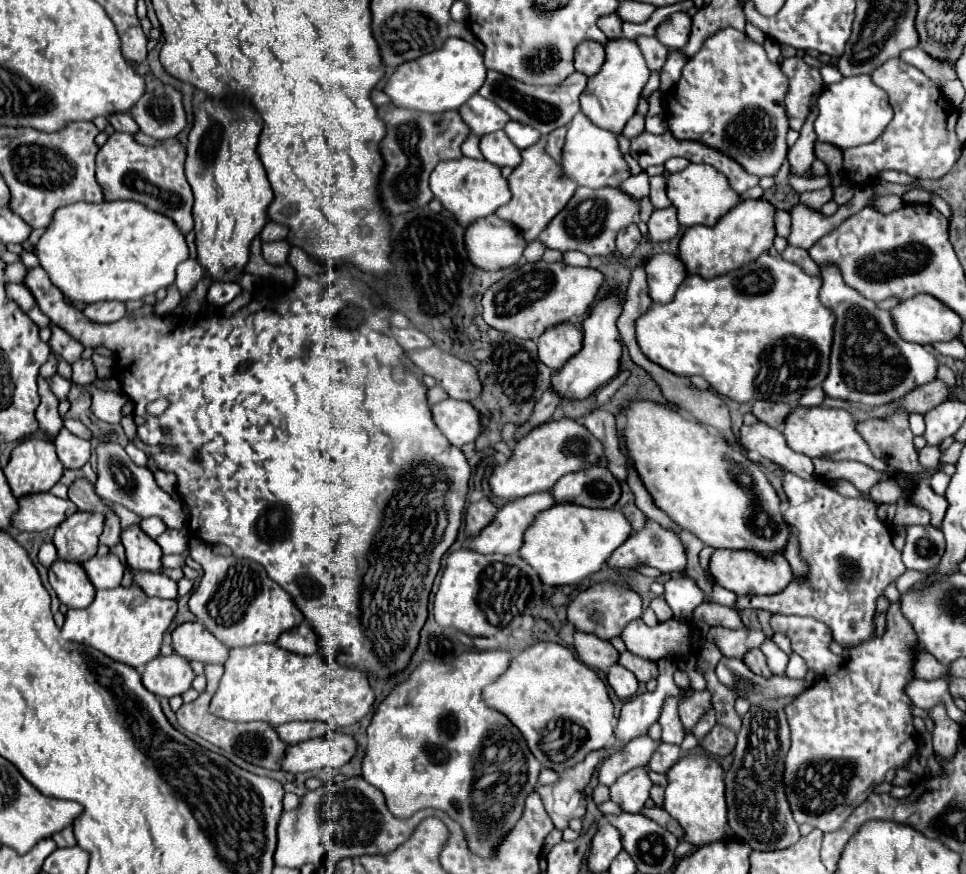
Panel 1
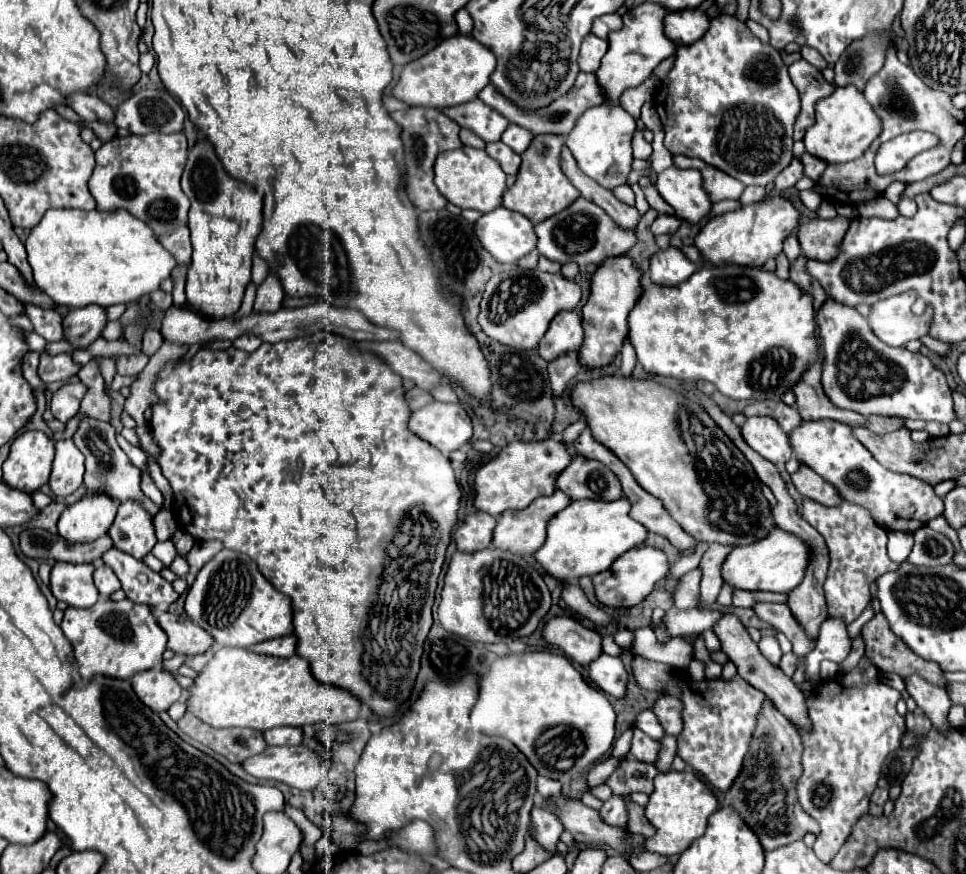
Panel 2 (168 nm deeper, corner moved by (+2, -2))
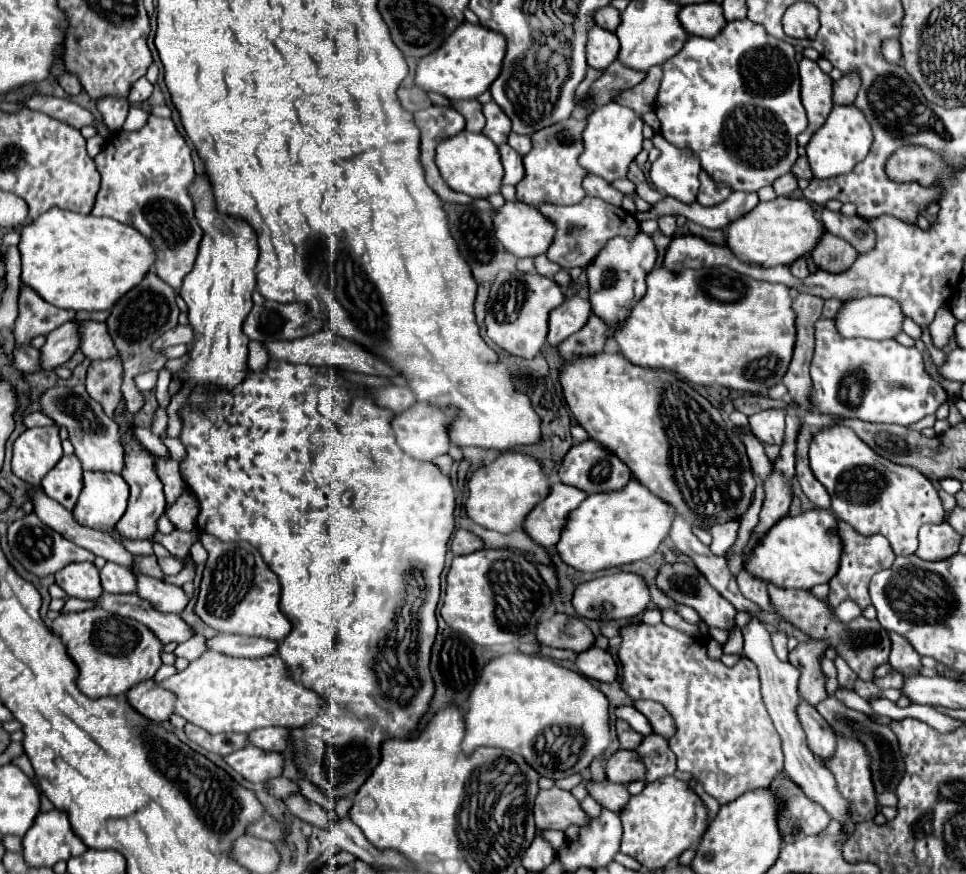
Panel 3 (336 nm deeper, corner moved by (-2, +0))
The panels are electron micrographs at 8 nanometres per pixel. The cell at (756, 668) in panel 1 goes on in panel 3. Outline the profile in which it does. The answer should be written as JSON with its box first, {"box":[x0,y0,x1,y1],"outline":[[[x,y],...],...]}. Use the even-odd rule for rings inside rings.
{"box":[768,772,830,844],"outline":[[[780,772],[768,790],[778,796],[778,830],[782,834],[784,844],[816,836],[820,830],[824,830],[830,822],[830,814],[824,812],[820,804],[810,800],[798,784],[790,782],[784,772]]]}

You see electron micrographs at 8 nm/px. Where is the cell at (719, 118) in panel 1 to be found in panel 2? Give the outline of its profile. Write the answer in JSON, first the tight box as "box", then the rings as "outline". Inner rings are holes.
{"box":[662,16,800,186],"outline":[[[716,16],[710,20],[710,30],[698,42],[690,46],[676,46],[674,66],[662,82],[662,90],[666,92],[666,116],[662,116],[662,126],[666,132],[664,146],[674,156],[682,154],[688,158],[700,158],[706,164],[744,182],[744,186],[766,186],[774,182],[774,178],[792,162],[792,126],[800,110],[798,90],[792,86],[782,54],[770,44],[760,42],[740,20],[732,16]]]}

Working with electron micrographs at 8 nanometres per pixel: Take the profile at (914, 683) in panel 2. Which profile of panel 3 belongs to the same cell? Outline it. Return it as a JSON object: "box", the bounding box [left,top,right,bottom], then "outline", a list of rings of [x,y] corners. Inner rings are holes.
{"box":[890,632,922,678],"outline":[[[890,632],[892,638],[892,652],[890,652],[890,666],[894,670],[898,670],[904,678],[918,674],[918,670],[922,668],[922,656],[918,656],[918,652],[914,652],[914,648],[910,648],[910,644],[906,644],[906,640],[902,640],[902,636],[896,636],[894,632]]]}

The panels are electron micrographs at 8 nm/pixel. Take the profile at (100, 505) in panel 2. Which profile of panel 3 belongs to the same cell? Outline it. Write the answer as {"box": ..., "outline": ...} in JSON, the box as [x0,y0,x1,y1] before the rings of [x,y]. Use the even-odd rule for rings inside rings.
{"box":[72,472,128,532],"outline":[[[84,472],[84,488],[72,510],[78,524],[110,532],[126,512],[128,484],[122,476]]]}

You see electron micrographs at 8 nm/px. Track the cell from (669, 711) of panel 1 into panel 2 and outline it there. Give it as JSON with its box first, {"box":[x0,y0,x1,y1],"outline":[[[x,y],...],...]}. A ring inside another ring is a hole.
{"box":[634,710,664,740],"outline":[[[652,710],[640,712],[640,714],[634,718],[634,726],[640,728],[642,732],[646,732],[646,734],[648,734],[650,738],[654,738],[654,740],[660,740],[660,738],[664,736],[664,730],[662,730],[662,726],[660,726],[660,722],[658,722],[658,718],[654,716]]]}

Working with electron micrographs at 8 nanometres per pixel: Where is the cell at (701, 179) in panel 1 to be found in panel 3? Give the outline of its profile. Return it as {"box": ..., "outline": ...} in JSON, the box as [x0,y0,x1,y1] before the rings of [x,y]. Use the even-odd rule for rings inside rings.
{"box":[650,134,700,204],"outline":[[[660,134],[654,136],[654,146],[660,148],[660,158],[652,162],[650,178],[656,190],[664,190],[666,196],[672,196],[684,204],[694,204],[698,194],[698,172],[700,164],[696,156],[686,150],[674,148]]]}

